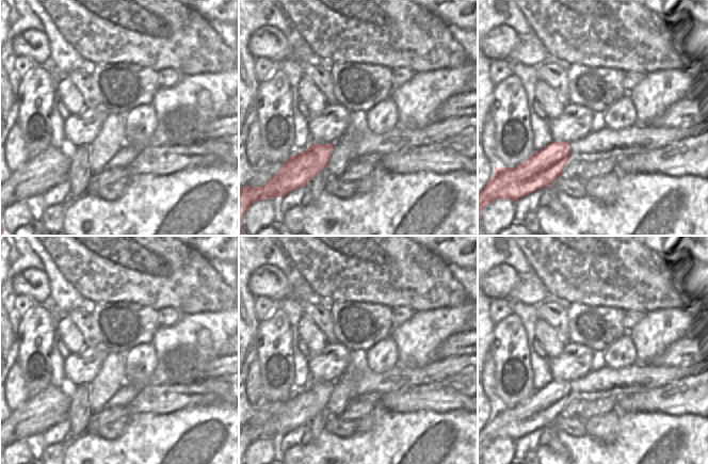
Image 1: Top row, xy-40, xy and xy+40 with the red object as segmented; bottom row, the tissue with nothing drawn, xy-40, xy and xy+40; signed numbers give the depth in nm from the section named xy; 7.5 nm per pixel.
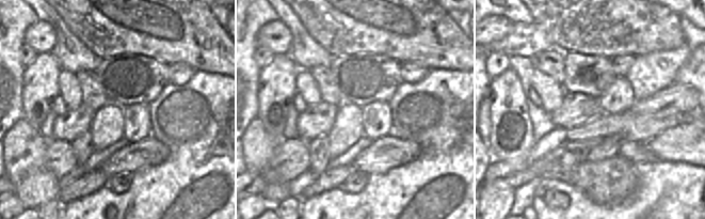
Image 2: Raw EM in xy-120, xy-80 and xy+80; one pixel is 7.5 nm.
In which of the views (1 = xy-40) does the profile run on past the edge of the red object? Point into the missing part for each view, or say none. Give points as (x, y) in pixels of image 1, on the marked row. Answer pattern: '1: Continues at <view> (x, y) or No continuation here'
1: No continuation here.

